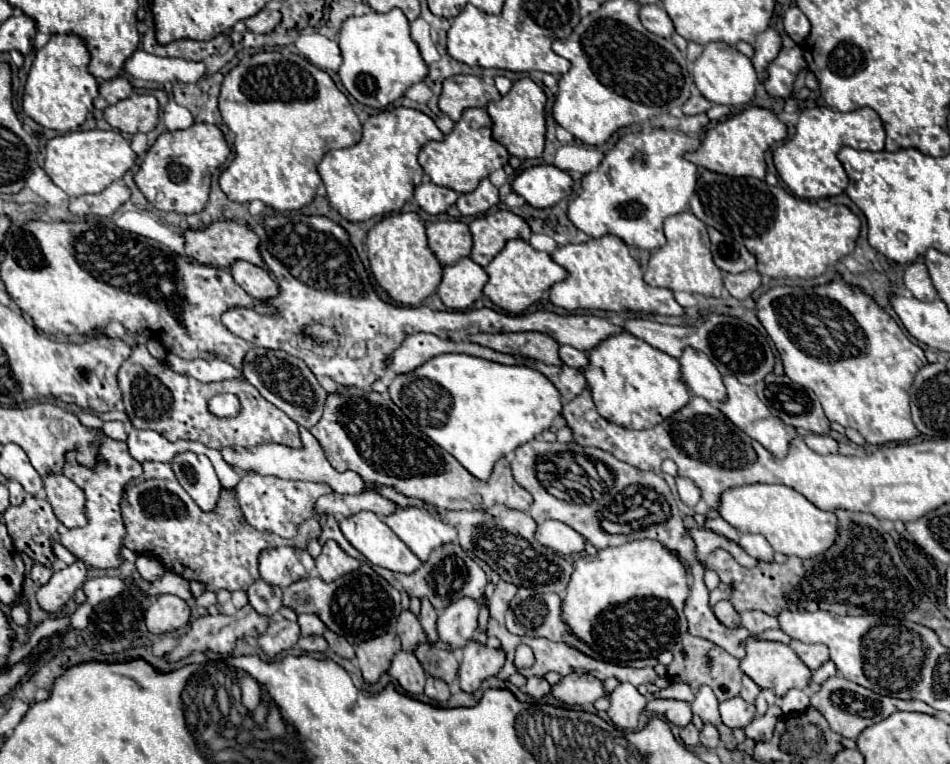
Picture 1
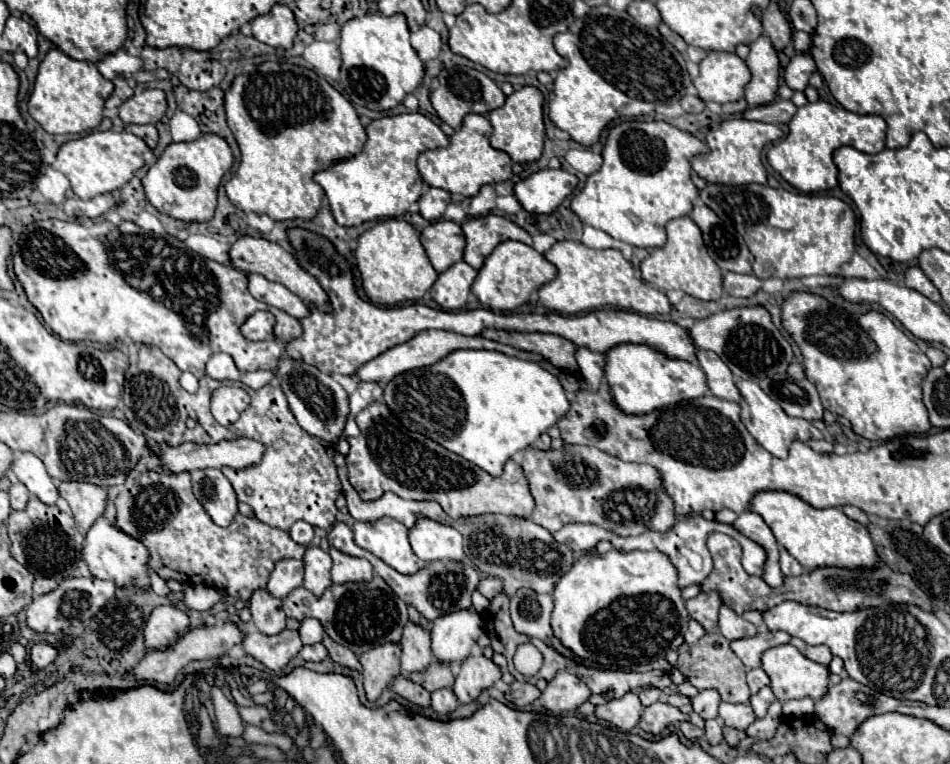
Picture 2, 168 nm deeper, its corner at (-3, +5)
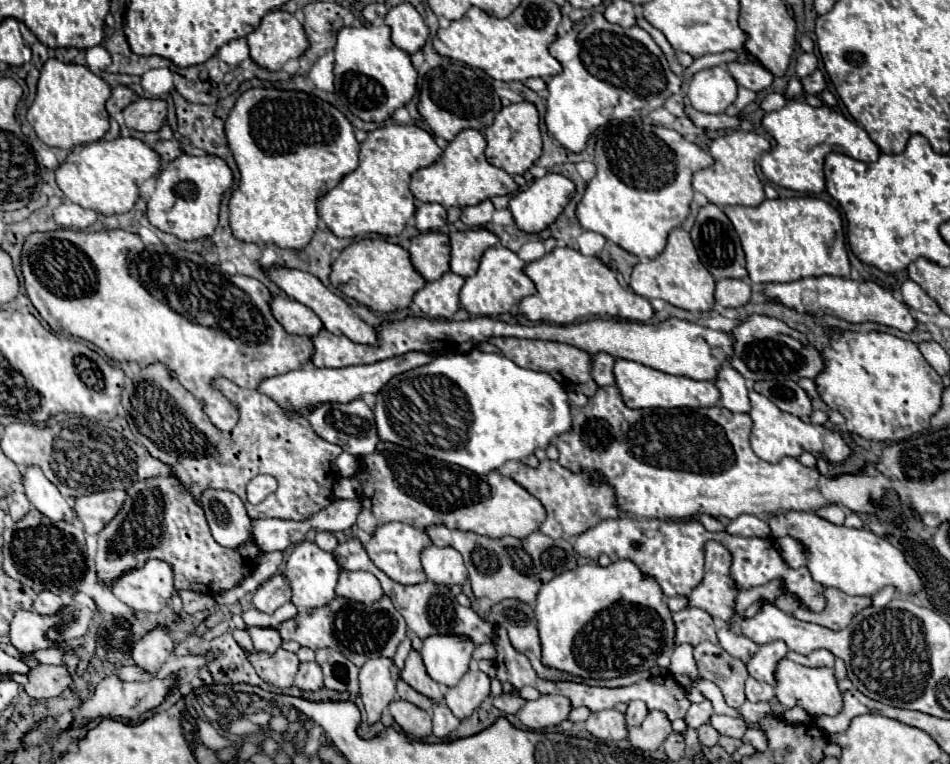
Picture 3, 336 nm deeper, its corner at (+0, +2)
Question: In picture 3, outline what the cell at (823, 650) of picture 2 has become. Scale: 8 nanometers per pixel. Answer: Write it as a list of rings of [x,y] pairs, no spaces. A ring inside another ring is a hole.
[[[815,650],[807,656],[803,654],[797,654],[797,652],[787,652],[787,658],[797,662],[797,664],[803,664],[803,666],[827,666],[827,668],[833,668],[833,662],[835,662],[835,656],[829,652],[829,650]]]

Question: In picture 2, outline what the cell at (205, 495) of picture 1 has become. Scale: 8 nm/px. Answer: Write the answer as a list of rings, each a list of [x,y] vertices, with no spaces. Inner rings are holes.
[[[204,469],[192,473],[192,487],[196,499],[202,503],[212,521],[220,527],[228,527],[238,513],[238,497],[232,483],[220,469]]]

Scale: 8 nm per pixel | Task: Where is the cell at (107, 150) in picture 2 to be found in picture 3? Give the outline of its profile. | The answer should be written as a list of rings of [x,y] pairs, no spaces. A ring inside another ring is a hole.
[[[115,138],[91,142],[79,146],[77,150],[71,150],[65,162],[55,170],[55,176],[57,186],[71,202],[109,216],[131,210],[139,198],[139,186],[145,180],[153,178],[159,168],[161,158],[151,146],[143,144],[137,138]]]

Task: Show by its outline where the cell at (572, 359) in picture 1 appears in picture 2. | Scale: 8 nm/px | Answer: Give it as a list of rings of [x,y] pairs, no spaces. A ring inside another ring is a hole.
[[[580,347],[576,353],[580,371],[582,371],[582,389],[586,391],[596,391],[600,387],[600,381],[604,377],[604,353],[594,353],[586,347]]]

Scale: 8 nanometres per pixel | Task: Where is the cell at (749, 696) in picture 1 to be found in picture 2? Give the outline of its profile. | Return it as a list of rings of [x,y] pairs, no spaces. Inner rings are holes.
[[[750,669],[748,671],[748,687],[750,687],[750,693],[756,693],[764,685],[770,685],[768,675],[764,673],[764,669]]]

